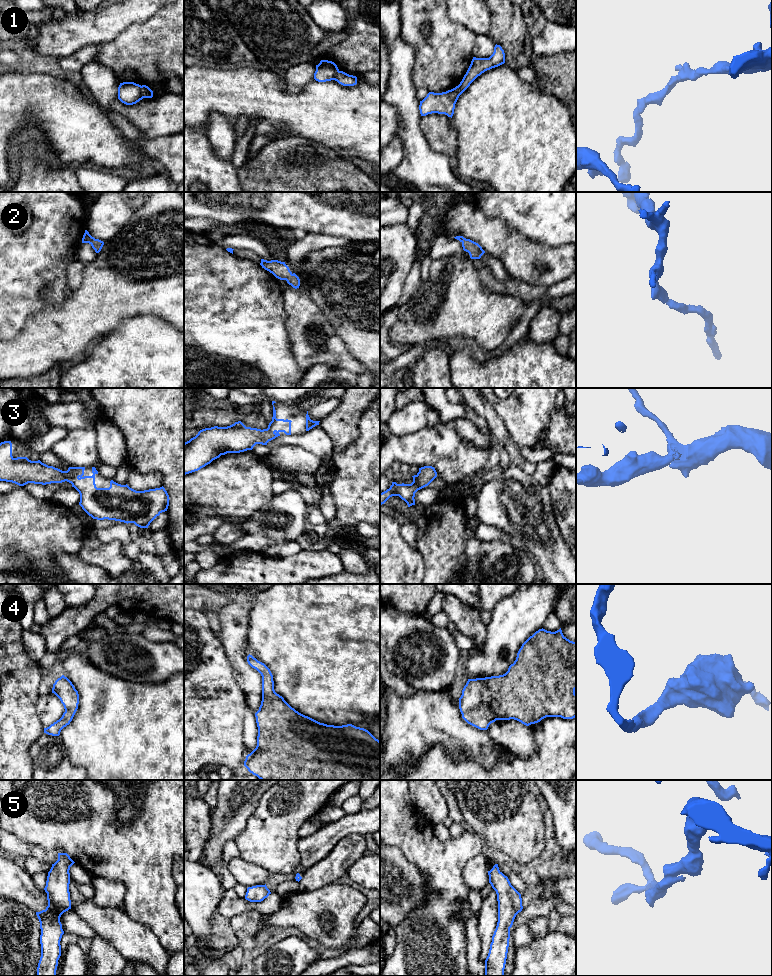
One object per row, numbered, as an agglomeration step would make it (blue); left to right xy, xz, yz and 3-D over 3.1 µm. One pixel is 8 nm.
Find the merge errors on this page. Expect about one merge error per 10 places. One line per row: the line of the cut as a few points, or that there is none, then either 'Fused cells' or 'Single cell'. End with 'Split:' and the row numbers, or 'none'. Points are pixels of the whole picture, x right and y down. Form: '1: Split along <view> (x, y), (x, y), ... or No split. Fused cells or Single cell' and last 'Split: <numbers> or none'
1: Split along xy (140, 86), (143, 97). Fused cells
2: No split. Single cell
3: No split. Single cell
4: No split. Single cell
5: No split. Single cell
Split: 1

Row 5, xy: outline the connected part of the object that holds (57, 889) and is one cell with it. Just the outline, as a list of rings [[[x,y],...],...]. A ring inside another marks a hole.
[[[58,853],[58,860],[52,864],[48,872],[44,888],[48,906],[45,910],[36,912],[41,929],[41,957],[37,976],[56,976],[58,960],[61,956],[60,941],[64,934],[60,917],[71,909],[69,870],[74,863],[67,853]]]

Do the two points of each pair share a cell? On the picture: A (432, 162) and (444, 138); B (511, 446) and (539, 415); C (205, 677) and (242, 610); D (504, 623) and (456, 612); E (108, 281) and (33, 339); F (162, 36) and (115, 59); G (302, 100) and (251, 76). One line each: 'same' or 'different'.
A: different
B: different
C: different
D: different
E: same
F: same
G: same

